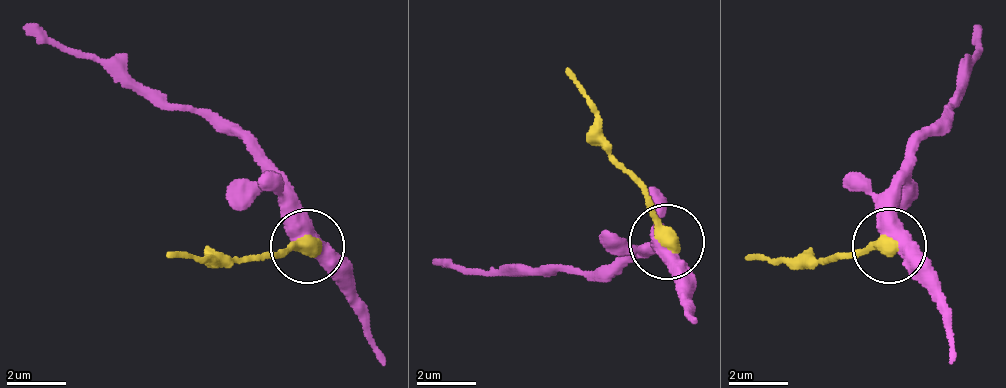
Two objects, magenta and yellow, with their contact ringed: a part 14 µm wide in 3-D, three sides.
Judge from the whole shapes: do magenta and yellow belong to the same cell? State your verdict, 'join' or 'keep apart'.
keep apart

